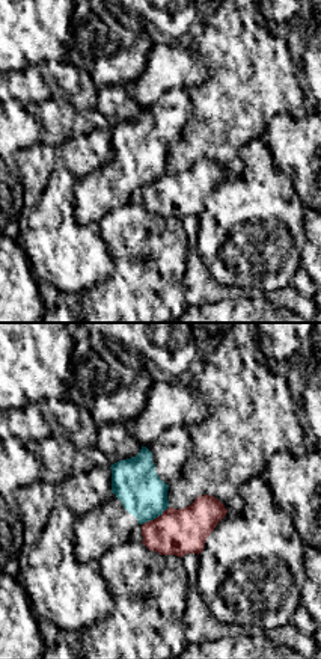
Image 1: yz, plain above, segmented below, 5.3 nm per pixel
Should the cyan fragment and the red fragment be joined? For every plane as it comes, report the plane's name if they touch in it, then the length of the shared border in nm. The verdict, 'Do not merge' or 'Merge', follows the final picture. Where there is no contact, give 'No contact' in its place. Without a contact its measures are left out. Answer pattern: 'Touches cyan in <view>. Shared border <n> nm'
Touches cyan in yz. Shared border 180 nm

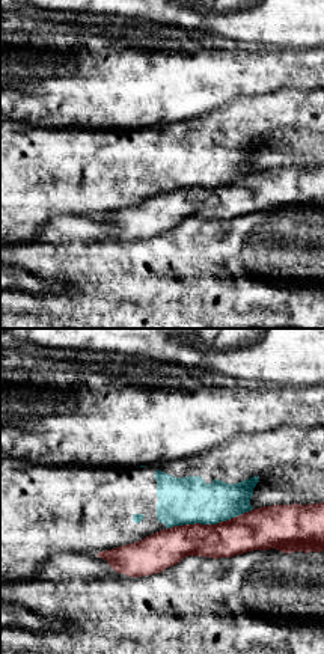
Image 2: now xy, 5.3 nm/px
Touches cyan in xy. Shared border 480 nm

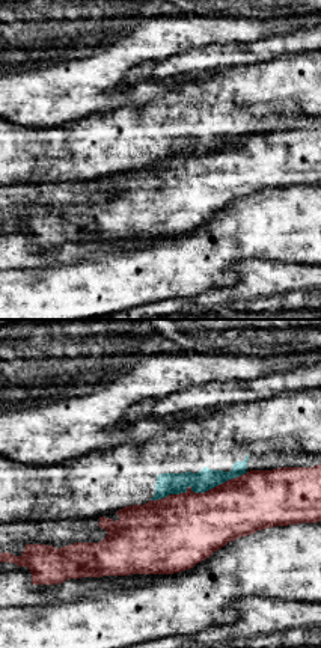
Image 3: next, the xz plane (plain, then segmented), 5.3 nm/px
Touches cyan in xz. Shared border 550 nm

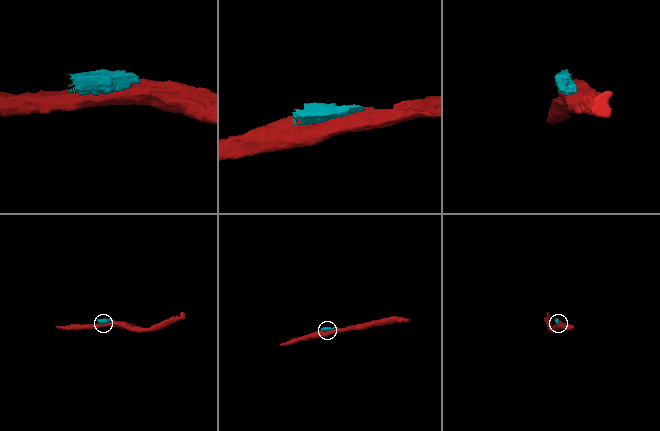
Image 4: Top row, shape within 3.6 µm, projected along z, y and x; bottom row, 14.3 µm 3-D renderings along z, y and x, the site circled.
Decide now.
Do not merge

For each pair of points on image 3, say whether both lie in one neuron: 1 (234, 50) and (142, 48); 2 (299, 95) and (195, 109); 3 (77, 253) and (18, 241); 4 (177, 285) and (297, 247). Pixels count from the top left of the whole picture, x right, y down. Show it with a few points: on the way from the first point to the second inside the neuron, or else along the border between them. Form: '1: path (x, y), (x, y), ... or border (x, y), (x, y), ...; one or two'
1: border (217, 42), (183, 47), (163, 59), (149, 62); two
2: path (273, 91), (220, 92); one
3: path (62, 255), (33, 255); one
4: path (207, 261), (219, 249), (267, 246); one

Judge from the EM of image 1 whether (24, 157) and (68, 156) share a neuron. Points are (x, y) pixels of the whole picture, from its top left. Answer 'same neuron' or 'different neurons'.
same neuron

